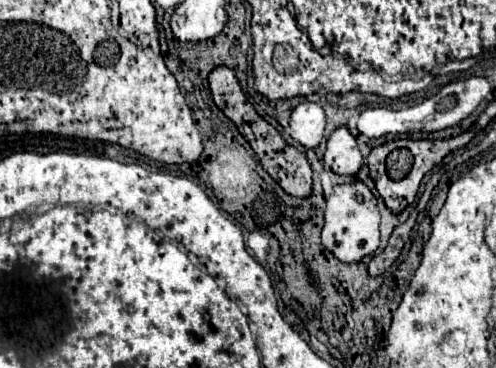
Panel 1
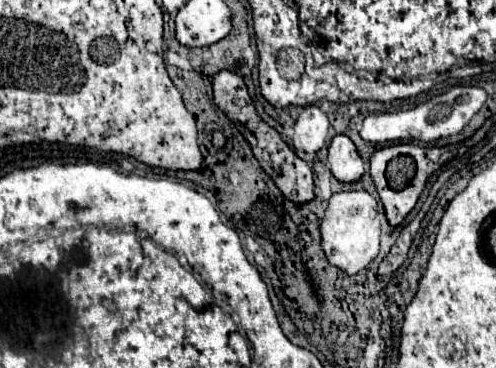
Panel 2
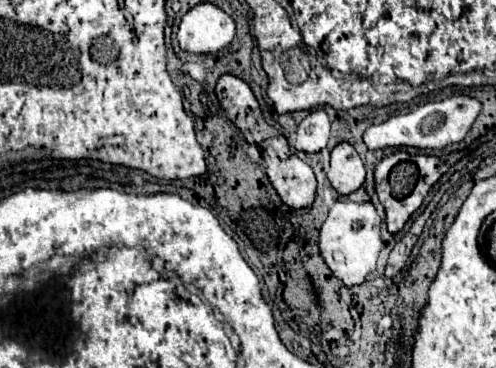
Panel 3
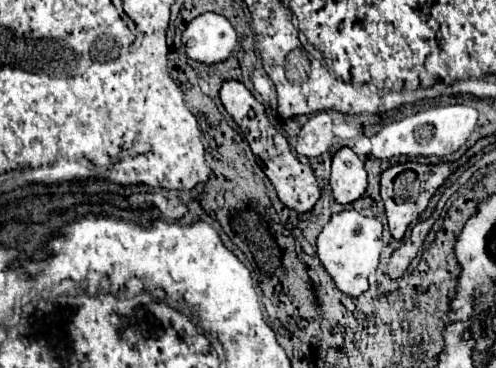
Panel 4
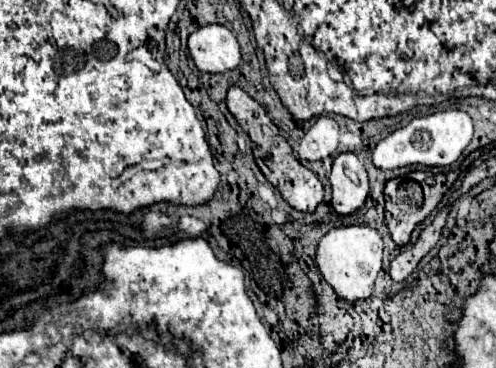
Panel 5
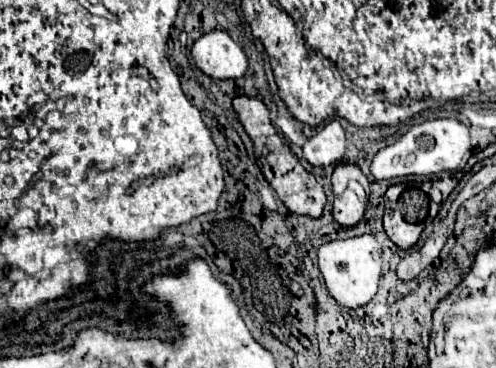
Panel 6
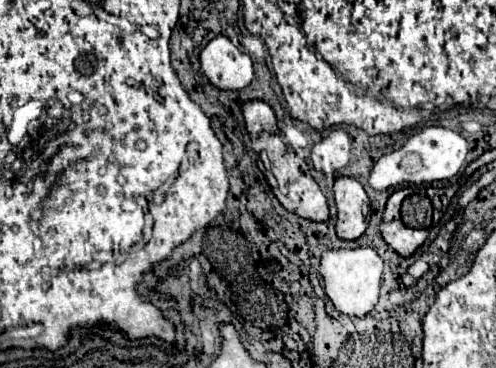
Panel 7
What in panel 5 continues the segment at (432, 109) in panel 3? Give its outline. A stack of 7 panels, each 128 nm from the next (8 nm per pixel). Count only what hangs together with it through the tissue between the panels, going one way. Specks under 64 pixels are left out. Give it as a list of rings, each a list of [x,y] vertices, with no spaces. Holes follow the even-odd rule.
[[[444,110],[432,116],[420,116],[410,120],[404,128],[394,130],[380,140],[372,152],[372,162],[380,170],[396,170],[412,164],[422,166],[450,166],[472,140],[472,118],[462,110]]]

